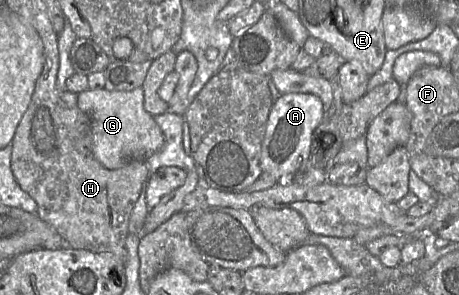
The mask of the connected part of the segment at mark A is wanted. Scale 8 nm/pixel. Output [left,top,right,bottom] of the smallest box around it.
[260,93,325,182]

